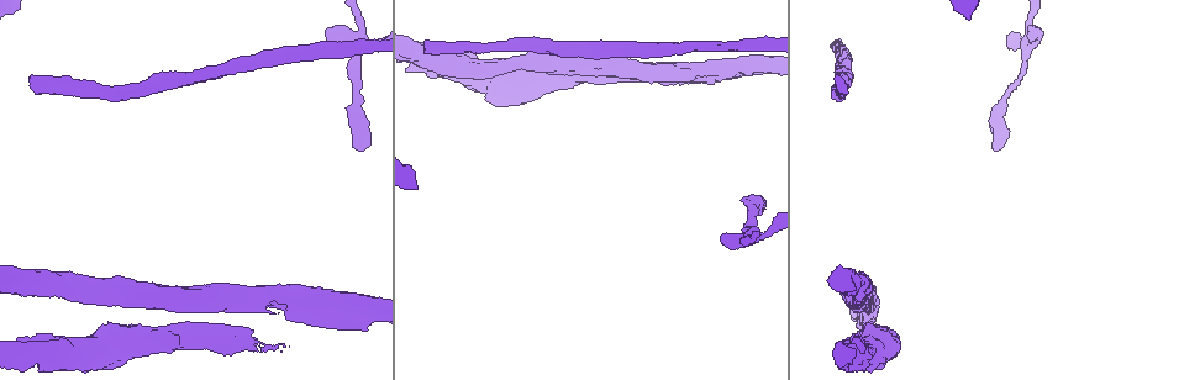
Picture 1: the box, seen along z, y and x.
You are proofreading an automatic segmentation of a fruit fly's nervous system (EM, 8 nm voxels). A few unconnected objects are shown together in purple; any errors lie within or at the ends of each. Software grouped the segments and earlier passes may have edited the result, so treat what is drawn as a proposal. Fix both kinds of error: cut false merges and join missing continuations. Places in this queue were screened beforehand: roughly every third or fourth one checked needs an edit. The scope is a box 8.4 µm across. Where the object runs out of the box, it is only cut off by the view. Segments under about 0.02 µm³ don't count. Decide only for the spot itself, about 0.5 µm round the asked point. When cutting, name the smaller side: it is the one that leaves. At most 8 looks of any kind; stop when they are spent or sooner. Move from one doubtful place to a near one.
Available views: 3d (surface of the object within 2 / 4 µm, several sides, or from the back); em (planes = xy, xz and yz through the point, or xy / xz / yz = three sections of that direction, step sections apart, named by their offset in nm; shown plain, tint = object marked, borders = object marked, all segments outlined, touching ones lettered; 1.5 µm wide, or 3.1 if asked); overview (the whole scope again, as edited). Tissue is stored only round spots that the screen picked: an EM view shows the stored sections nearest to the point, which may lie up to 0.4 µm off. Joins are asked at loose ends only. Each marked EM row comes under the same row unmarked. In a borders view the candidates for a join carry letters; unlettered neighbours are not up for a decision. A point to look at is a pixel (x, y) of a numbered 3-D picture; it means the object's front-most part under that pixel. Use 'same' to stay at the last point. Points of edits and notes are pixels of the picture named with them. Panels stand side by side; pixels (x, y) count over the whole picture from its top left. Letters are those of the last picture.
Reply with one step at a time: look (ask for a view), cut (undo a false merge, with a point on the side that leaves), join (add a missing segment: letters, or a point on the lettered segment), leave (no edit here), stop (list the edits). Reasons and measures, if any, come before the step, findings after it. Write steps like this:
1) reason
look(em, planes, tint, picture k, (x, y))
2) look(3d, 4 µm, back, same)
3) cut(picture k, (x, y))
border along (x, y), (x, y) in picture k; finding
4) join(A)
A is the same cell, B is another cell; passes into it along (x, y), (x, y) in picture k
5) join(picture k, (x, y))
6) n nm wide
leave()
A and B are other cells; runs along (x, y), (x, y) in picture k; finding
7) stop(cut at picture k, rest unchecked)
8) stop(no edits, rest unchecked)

sudden change in width
look(3d, 4 µm, picture 1, (43, 356))

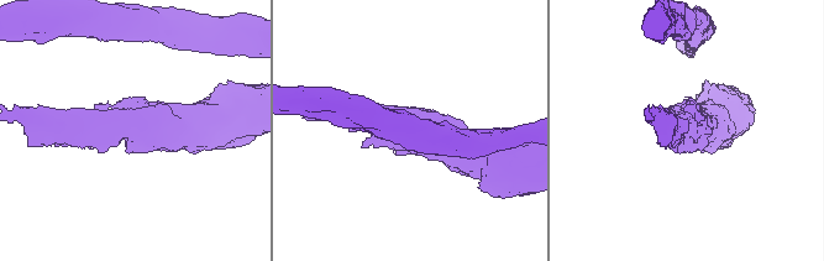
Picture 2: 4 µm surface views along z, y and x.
arms of 360, 550 nm; now the EM
look(em, planes, borders, picture 2, (131, 127))

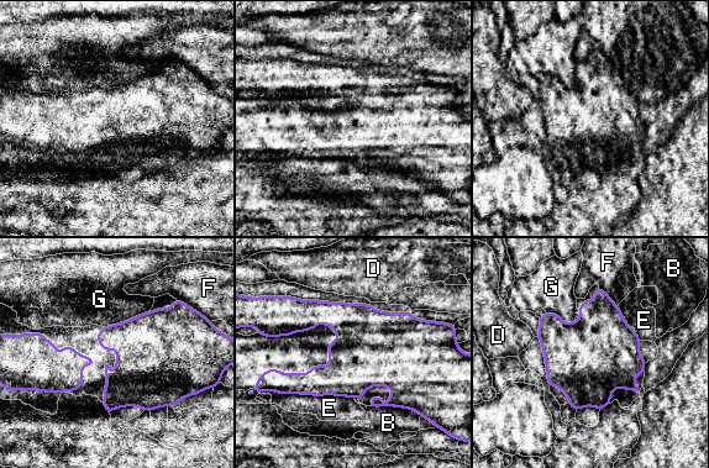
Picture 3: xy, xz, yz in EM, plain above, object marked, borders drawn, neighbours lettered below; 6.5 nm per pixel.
220 nm wide
leave()
B, D, E, F and G are other cells; border along (148, 310), (103, 327) in picture 3; one cell here

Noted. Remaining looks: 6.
arms run side by side
look(3d, 2 µm, back, picture 1, (316, 299))

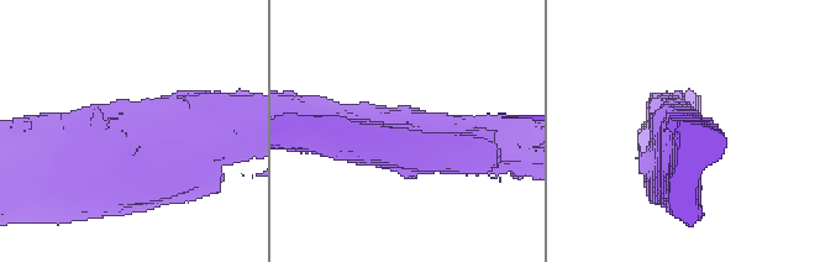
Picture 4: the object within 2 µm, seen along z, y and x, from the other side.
look(em, planes, borders, picture 4, (132, 140))

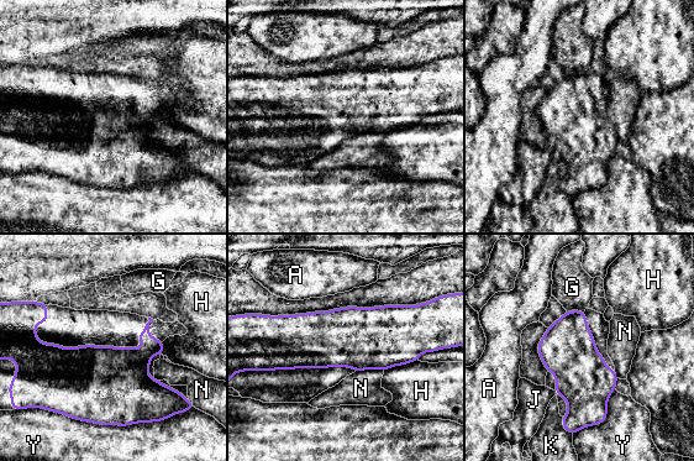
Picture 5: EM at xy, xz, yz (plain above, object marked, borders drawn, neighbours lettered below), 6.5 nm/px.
leave()
A, G, H, J, K, N and Y are other cells; border along (371, 368), (353, 373) in picture 5; all the same cell

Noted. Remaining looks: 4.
calibre changes
look(em, xy, step 8, tint, picture 1, (752, 205))

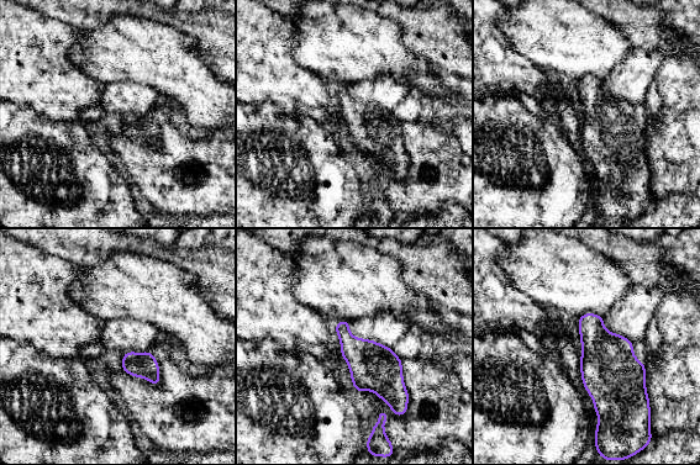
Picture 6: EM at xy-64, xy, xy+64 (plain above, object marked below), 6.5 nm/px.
look(em, planes, borders, same)

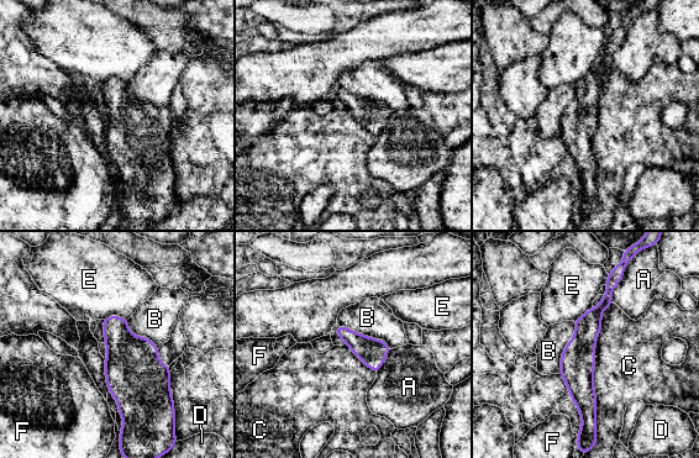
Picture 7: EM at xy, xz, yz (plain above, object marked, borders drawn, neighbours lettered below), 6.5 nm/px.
leave()
A, B, C, D, E and F are other cells; runs along (610, 279), (583, 343), (584, 422) in picture 7; continuous, no second cell

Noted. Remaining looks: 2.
stop(no edits, rest unchecked)

